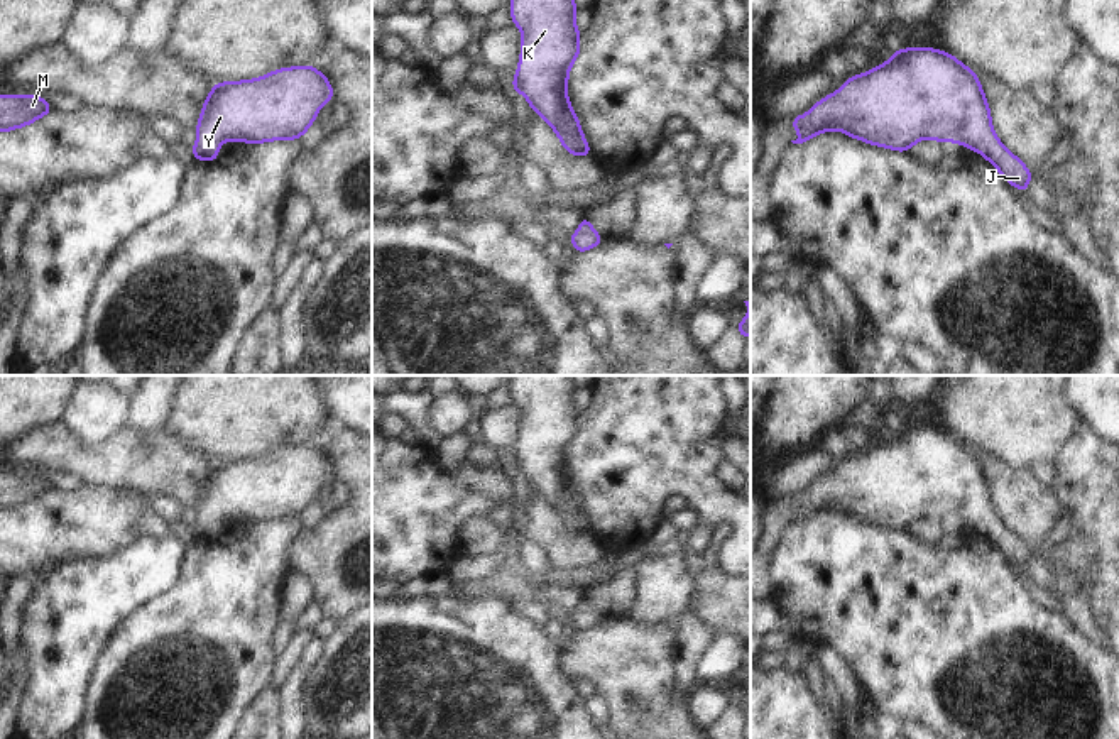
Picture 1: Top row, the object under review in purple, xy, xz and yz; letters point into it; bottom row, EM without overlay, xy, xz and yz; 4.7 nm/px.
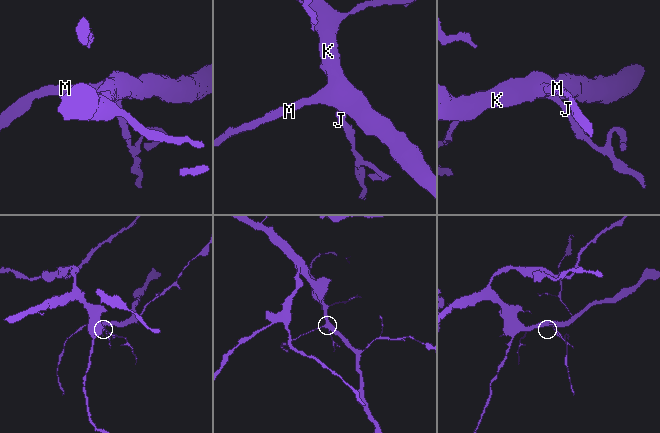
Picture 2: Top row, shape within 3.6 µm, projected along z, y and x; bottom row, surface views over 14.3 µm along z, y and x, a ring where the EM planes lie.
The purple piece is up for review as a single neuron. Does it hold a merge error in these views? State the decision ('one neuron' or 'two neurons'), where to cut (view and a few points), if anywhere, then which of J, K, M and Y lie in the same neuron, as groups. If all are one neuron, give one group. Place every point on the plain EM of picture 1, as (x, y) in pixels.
one neuron | no cut | J K M Y

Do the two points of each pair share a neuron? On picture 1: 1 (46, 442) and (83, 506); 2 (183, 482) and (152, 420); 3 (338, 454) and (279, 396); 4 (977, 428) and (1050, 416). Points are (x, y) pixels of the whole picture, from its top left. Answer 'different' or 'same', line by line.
1: different
2: different
3: different
4: same

